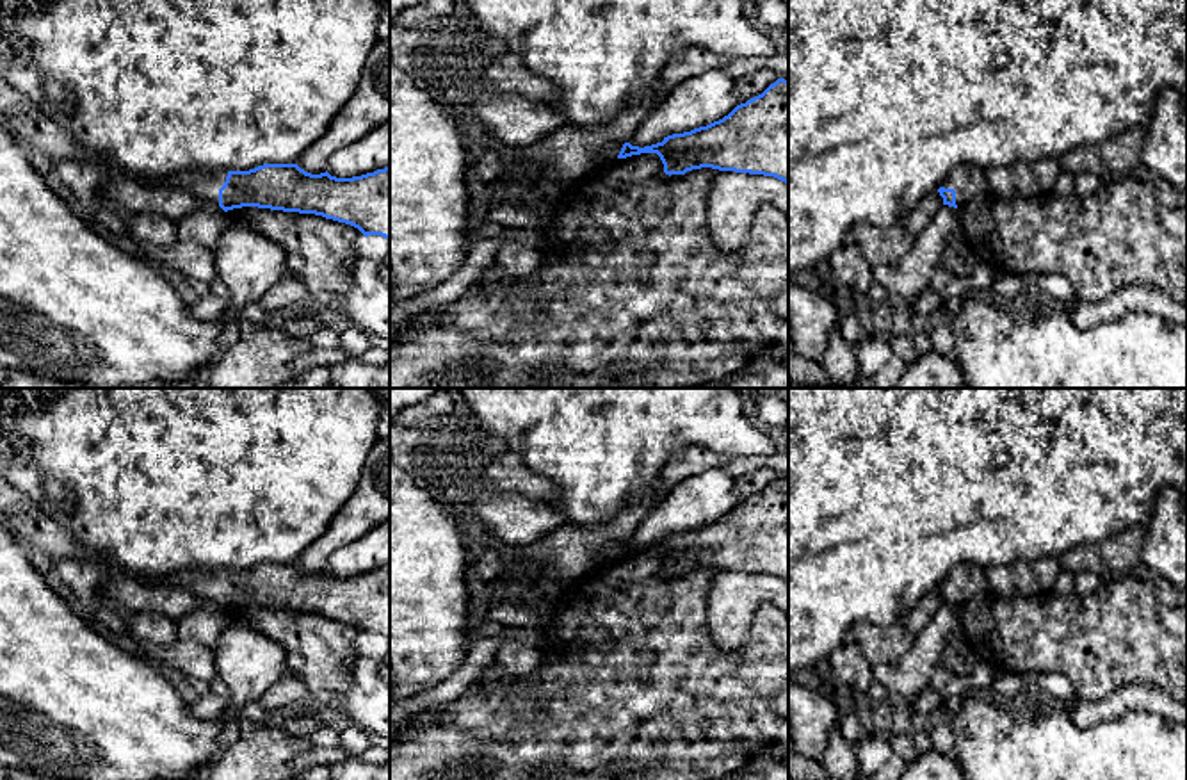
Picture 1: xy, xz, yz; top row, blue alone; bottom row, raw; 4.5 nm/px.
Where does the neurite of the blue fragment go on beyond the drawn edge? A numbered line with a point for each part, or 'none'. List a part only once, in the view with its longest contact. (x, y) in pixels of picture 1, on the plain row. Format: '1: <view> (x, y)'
1: xy (205, 584)

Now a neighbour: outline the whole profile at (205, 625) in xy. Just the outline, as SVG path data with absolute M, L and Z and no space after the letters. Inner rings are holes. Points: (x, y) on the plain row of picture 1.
M203 602L194 613L176 622L178 639L215 646L230 618L219 604Z

